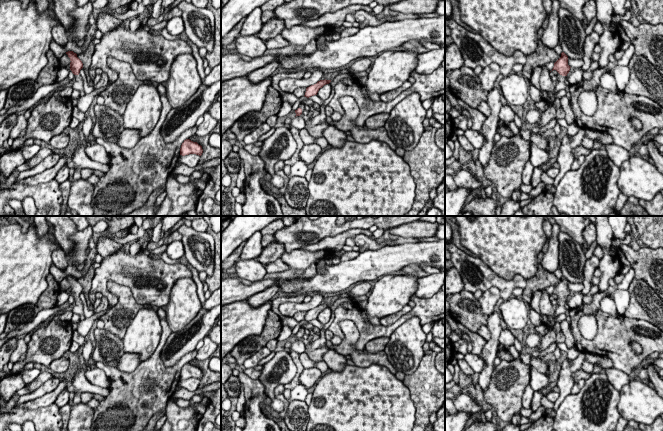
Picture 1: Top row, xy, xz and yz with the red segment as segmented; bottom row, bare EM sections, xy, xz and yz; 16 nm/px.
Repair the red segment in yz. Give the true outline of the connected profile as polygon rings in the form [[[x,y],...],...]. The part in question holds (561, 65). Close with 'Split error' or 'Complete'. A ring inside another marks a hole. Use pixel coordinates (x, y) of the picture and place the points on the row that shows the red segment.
[[[562,52],[561,57],[554,63],[554,67],[552,69],[556,70],[558,72],[557,74],[557,81],[555,85],[555,90],[553,92],[547,92],[547,103],[549,107],[553,106],[553,103],[555,101],[555,95],[560,91],[565,89],[566,92],[569,92],[570,85],[565,84],[565,77],[570,71],[570,66],[568,65],[568,56]]]. Split error

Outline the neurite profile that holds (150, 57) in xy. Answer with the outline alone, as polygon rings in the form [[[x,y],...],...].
[[[129,19],[123,20],[120,26],[105,33],[100,42],[95,45],[89,69],[96,70],[100,68],[107,74],[110,84],[114,83],[118,78],[117,72],[108,66],[107,59],[110,56],[129,63],[138,80],[163,83],[169,79],[170,68],[175,58],[181,54],[192,54],[192,48],[184,40],[167,40],[162,35],[154,36],[147,30],[131,32],[129,24]]]

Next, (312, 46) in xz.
[[[313,39],[302,50],[296,53],[296,55],[307,55],[313,53],[317,49],[317,40]]]

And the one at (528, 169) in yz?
[[[530,160],[525,164],[523,173],[522,173],[522,183],[525,185],[531,184],[532,172],[534,166],[531,164]]]

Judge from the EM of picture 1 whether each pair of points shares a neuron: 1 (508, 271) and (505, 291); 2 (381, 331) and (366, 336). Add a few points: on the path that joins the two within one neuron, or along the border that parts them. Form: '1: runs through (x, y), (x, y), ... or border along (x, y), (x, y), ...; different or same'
1: border along (487, 266), (506, 279), (520, 275), (525, 280); different
2: runs through (377, 331), (370, 332); same

